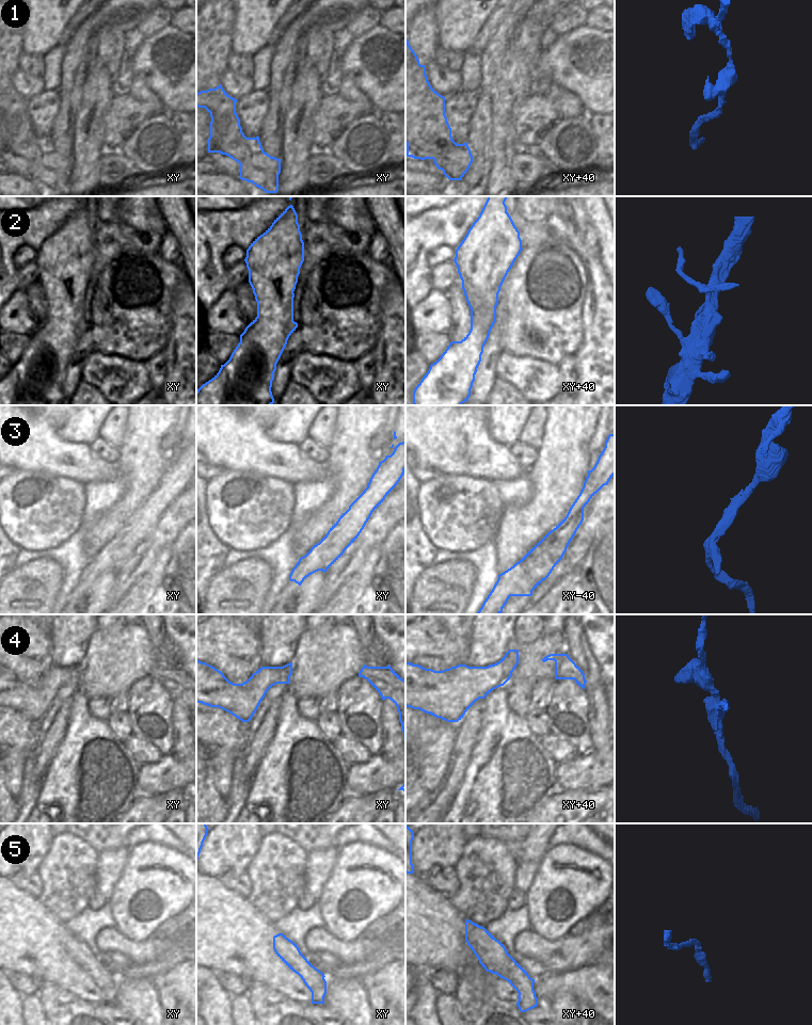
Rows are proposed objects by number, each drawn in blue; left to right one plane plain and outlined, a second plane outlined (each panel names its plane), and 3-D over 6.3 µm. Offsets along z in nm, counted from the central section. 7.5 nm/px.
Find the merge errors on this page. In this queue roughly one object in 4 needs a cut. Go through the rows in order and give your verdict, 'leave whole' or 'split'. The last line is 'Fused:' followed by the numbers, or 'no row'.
1: split
2: leave whole
3: split
4: split
5: leave whole
Fused: 1, 3, 4

